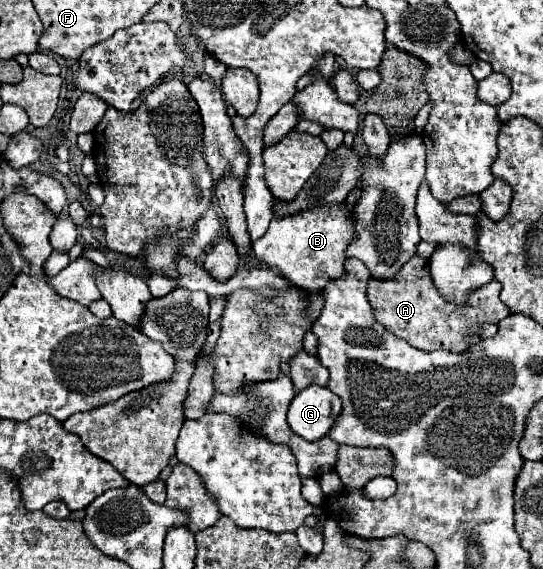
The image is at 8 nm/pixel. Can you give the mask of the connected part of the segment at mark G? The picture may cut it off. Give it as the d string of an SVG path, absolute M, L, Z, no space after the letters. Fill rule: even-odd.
M312 384L300 390L290 402L288 424L298 436L318 440L328 434L340 410L342 402L334 392Z

